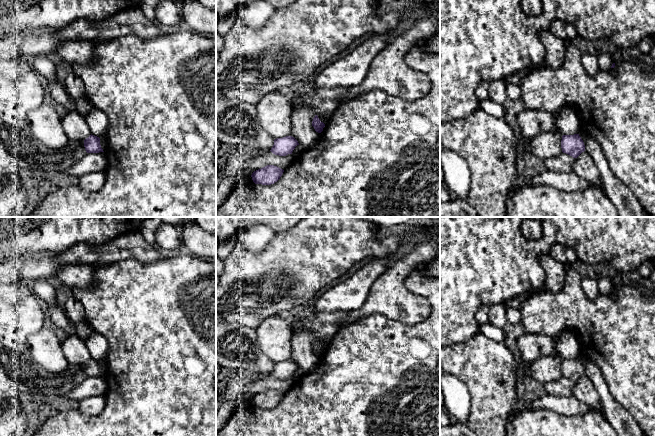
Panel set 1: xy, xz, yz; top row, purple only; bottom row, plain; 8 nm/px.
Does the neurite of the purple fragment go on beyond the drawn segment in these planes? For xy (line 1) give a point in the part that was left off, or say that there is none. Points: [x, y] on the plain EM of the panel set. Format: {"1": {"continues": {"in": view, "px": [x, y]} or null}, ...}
{"1": {"continues": null}}

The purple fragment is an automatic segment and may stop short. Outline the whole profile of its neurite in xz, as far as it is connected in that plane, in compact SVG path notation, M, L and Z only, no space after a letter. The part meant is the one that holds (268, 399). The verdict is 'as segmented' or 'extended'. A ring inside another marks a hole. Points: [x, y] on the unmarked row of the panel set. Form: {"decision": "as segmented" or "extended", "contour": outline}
{"decision": "as segmented", "contour": "M267 389L254 395L251 401L255 408L271 409L280 403L283 396L284 394L277 390Z"}

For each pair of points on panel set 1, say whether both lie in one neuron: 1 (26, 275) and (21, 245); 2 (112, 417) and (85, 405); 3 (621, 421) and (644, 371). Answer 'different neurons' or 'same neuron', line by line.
1: different neurons
2: different neurons
3: different neurons

